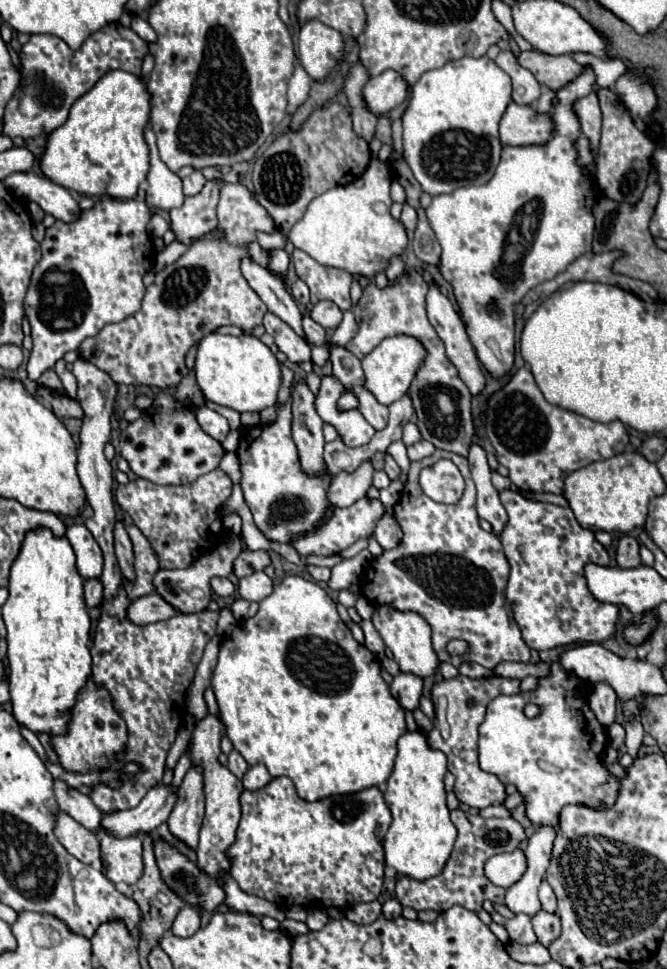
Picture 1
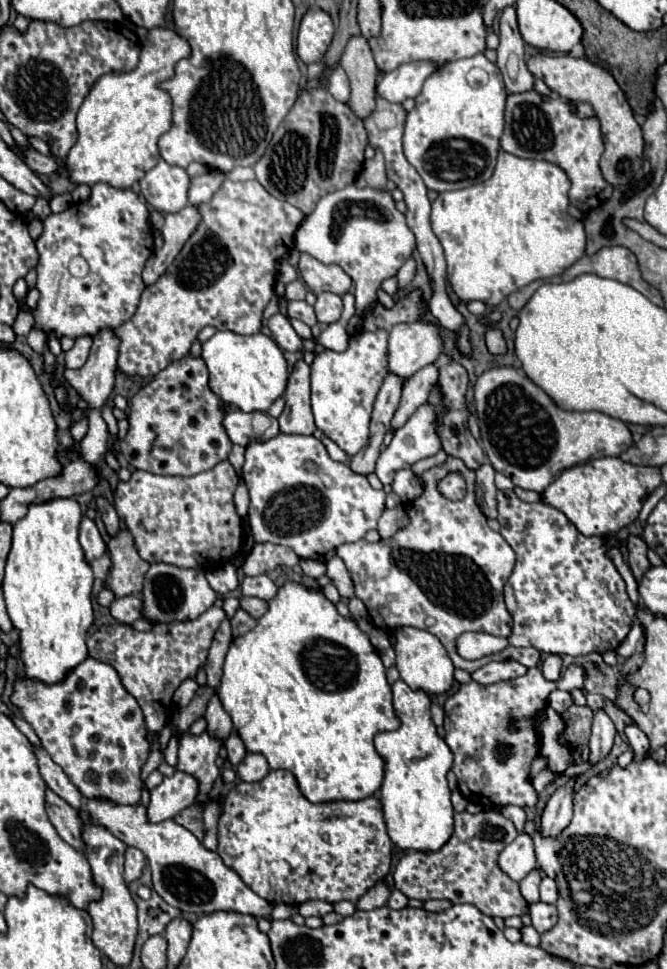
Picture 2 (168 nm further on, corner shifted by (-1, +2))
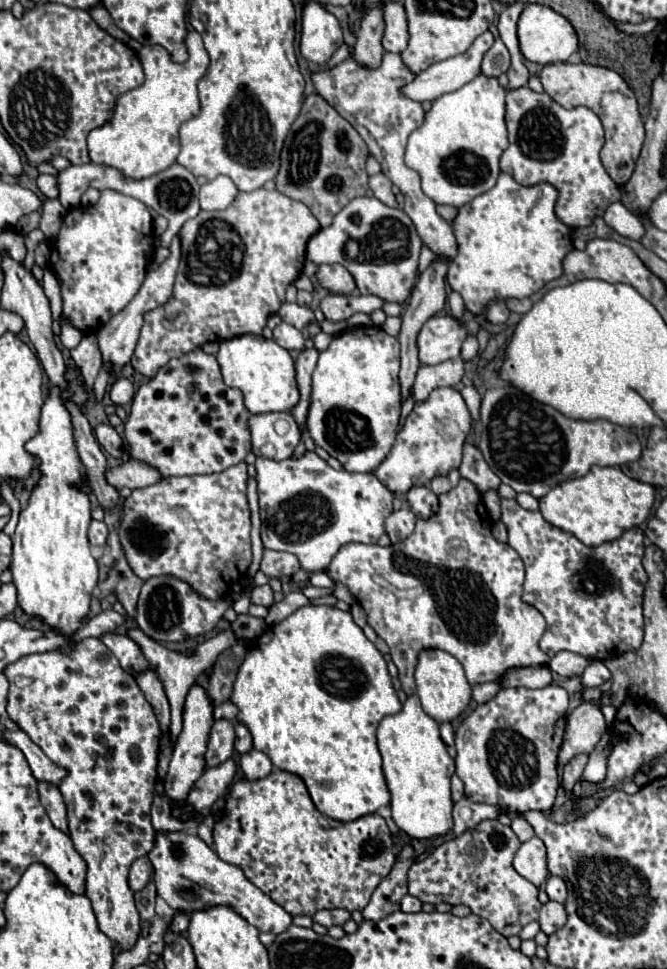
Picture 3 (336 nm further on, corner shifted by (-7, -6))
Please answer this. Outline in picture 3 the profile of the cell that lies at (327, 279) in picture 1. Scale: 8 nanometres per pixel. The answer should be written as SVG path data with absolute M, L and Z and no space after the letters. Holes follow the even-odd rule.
M321 265L317 271L317 279L331 293L349 295L355 289L355 281L343 265Z

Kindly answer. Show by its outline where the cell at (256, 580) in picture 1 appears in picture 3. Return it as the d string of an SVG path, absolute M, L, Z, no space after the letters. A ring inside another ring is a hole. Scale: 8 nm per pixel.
M269 585L255 587L255 589L251 591L251 603L255 603L255 605L265 605L265 607L273 605L273 591L271 591L271 587L269 587Z

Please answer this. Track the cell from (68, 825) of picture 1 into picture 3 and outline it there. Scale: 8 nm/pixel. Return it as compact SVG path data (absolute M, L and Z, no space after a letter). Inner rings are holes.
M45 781L39 783L39 797L41 797L41 805L45 807L51 823L67 833L67 809L65 809L65 801L57 789L57 785L47 785Z

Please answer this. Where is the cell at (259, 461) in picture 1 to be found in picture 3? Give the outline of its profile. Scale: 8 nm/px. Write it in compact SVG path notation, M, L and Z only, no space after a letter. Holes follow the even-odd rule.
M307 451L301 459L275 461L267 457L257 457L257 483L259 483L259 507L261 507L261 539L265 549L289 551L297 555L301 569L315 573L323 571L331 557L345 543L377 543L385 533L385 519L393 511L393 493L373 475L373 473L349 473L335 471L317 453Z

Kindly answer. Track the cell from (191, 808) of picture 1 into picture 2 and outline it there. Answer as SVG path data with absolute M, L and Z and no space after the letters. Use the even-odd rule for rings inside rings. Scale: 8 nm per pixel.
M207 731L199 737L185 733L179 741L179 763L177 769L193 775L199 783L199 793L195 803L203 805L209 801L209 791L213 789L215 779L221 775L215 759L221 749L221 741L207 735Z

